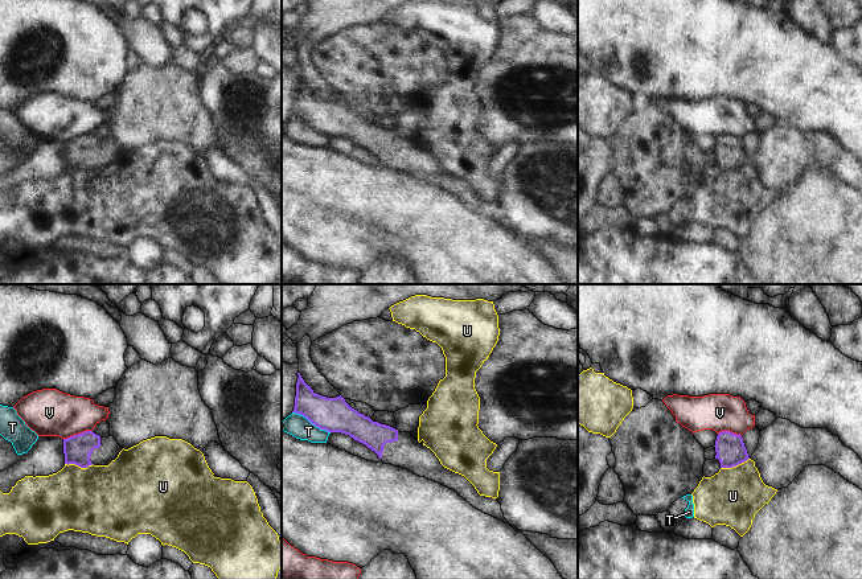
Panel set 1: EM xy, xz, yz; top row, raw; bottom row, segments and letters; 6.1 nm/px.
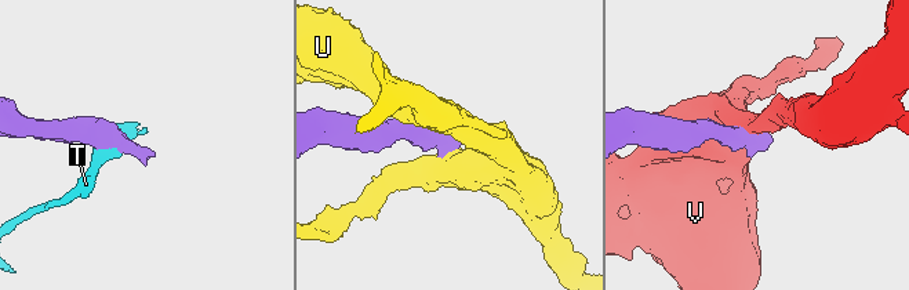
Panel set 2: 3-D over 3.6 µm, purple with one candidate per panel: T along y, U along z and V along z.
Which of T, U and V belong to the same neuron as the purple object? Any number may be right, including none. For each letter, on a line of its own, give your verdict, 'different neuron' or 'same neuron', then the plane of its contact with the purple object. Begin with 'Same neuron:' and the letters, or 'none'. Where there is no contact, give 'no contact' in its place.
Same neuron: none
T: different neuron; meets purple in xz
U: different neuron; meets purple in yz
V: different neuron; meets purple in xy

